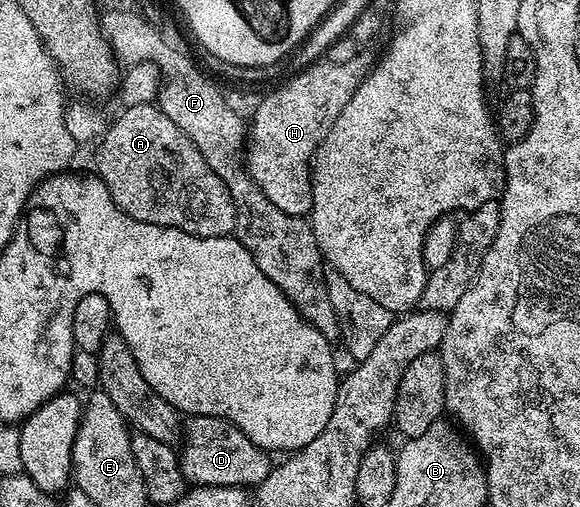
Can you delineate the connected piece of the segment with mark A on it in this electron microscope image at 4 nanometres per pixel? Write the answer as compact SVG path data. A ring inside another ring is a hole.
M157 103L140 104L122 108L123 112L105 129L98 148L98 169L96 175L104 182L112 202L124 214L145 224L155 224L161 228L177 228L190 236L216 238L230 236L235 231L237 210L229 196L228 186L208 166L204 154L190 140L188 134L180 130Z

